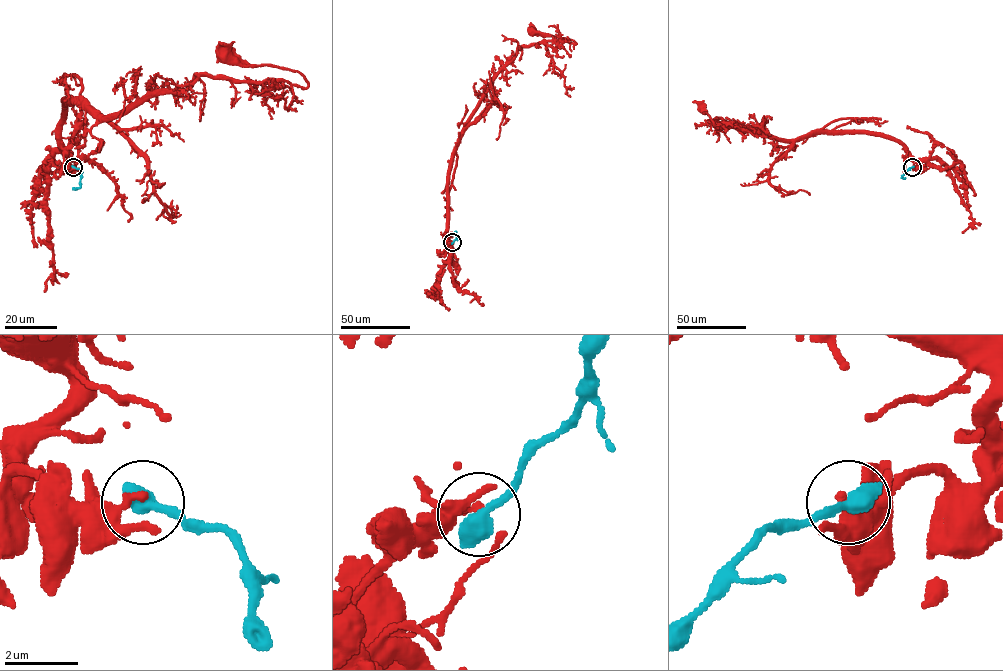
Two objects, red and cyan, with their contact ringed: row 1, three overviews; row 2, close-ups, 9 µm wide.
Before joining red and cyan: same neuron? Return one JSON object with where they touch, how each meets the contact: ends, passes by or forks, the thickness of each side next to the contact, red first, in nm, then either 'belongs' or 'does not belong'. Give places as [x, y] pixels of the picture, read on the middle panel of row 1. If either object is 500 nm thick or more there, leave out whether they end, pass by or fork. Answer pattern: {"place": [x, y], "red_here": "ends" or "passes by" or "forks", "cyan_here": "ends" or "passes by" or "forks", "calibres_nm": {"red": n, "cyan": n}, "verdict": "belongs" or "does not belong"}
{"place": [452, 242], "calibres_nm": {"red": 260, "cyan": 550}, "verdict": "does not belong"}

